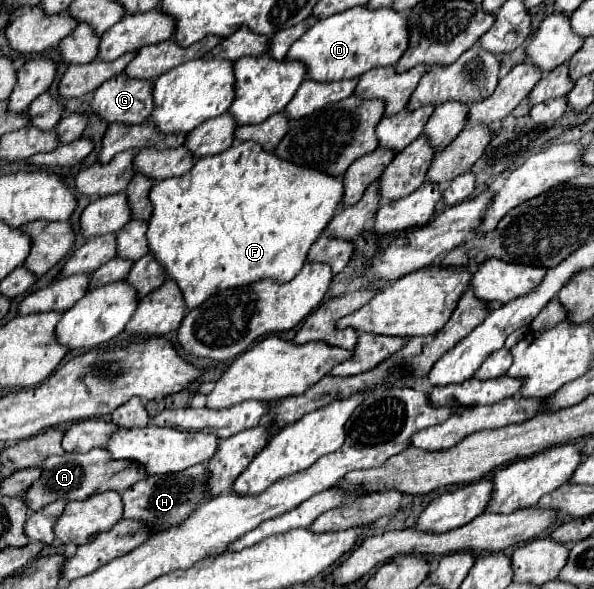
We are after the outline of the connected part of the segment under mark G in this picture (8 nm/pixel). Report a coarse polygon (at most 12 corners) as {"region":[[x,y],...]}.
{"region":[[115,75],[91,109],[109,123],[143,123],[153,81]]}

